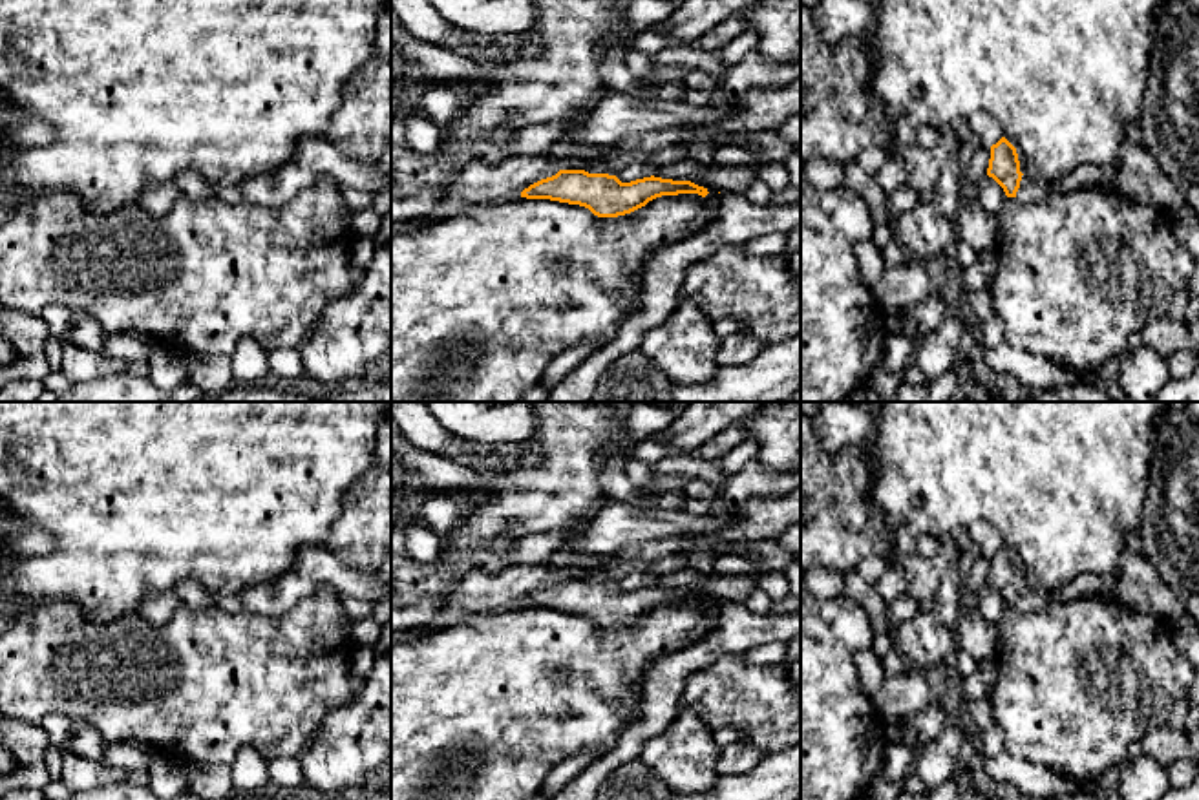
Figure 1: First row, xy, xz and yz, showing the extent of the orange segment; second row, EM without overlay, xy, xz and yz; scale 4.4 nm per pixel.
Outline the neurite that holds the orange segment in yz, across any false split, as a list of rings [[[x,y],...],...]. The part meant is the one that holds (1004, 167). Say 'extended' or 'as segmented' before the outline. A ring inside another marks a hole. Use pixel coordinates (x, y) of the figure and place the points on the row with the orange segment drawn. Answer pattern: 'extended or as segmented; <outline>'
extended; [[[1002,137],[991,146],[987,175],[992,177],[1007,197],[1035,203],[1051,194],[1049,184],[1040,184],[1020,172],[1016,148]]]

